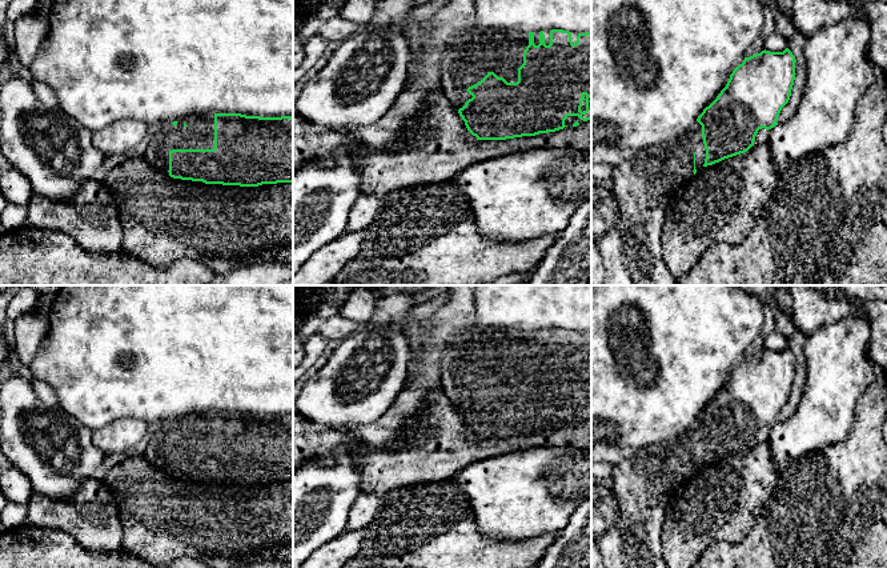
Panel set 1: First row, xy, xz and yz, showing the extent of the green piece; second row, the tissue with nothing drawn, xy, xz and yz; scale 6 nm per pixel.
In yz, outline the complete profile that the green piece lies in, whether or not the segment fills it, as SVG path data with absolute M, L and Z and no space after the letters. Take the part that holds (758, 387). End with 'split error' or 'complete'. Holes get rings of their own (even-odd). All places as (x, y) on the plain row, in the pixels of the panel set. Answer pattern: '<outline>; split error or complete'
M786 347L783 351L762 349L744 356L717 397L703 408L693 424L679 436L669 441L642 447L630 459L613 467L613 493L615 496L619 519L606 533L597 537L597 544L605 568L669 568L661 545L661 532L666 507L671 495L703 465L747 451L755 440L759 428L771 428L782 407L788 401L795 379L795 355Z; split error

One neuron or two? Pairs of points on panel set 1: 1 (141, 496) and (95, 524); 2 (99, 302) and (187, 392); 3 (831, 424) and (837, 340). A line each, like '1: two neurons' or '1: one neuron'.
1: two neurons
2: one neuron
3: one neuron

